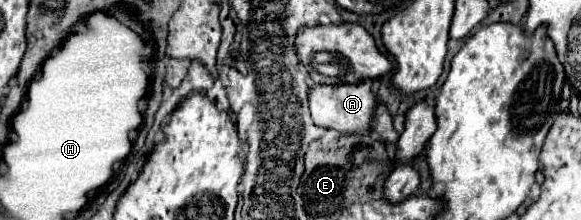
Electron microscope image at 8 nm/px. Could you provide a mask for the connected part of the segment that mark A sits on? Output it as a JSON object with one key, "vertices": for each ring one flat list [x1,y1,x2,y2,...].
{"vertices":[[365,80,363,84,335,84,335,86,313,86,309,90,309,108,311,118,317,126,333,128,341,134,357,134,371,130,377,112,377,96,371,90,371,82]]}

